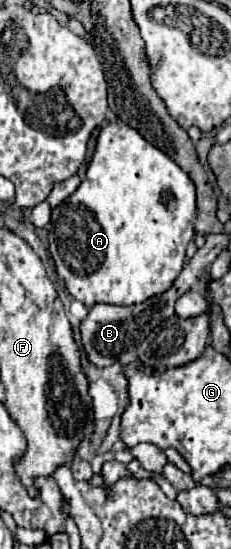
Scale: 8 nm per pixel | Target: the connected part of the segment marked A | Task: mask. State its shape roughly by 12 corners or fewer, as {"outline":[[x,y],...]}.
{"outline":[[100,129],[50,253],[86,307],[180,275],[196,189],[136,129]]}

